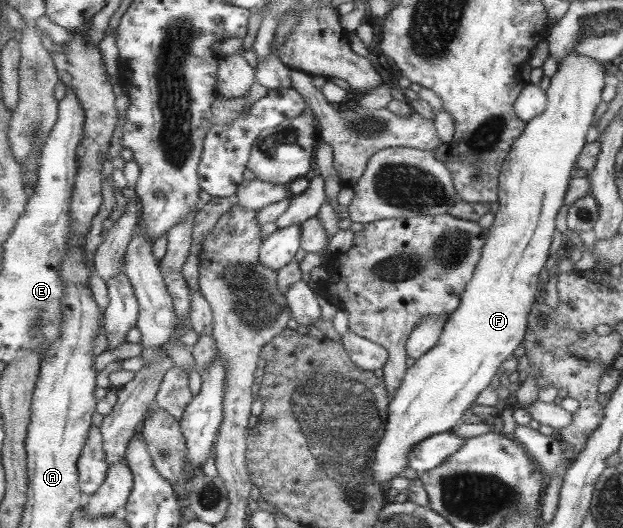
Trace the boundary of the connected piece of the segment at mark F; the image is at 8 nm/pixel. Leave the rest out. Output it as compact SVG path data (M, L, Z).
M580 53L565 54L557 69L549 78L546 110L527 123L525 131L514 143L500 179L499 204L489 237L484 247L481 262L476 267L473 279L462 295L461 306L448 318L441 339L433 350L416 360L409 368L398 390L392 398L390 418L386 434L378 445L373 475L377 482L387 487L389 482L410 466L410 452L417 444L442 432L450 432L462 422L462 415L476 398L490 386L500 366L512 358L514 350L523 344L528 332L529 314L536 297L540 295L540 272L550 256L550 239L554 232L554 217L562 206L564 192L568 188L570 172L575 167L578 154L583 152L584 136L594 120L594 110L602 102L600 92L604 88L604 64Z

